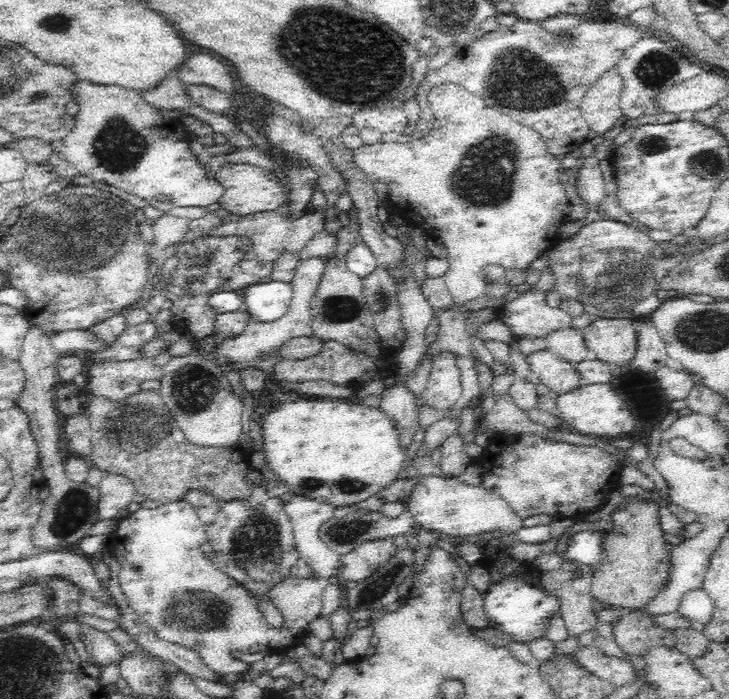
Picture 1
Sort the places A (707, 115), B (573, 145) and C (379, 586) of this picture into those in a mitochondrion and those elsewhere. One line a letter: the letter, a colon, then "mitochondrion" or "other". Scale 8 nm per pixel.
A: other
B: other
C: mitochondrion

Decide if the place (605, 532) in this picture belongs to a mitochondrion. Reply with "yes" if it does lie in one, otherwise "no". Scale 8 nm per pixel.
no

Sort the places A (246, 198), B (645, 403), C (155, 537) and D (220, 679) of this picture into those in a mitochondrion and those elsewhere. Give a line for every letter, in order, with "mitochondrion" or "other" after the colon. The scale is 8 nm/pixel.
A: other
B: other
C: other
D: other

